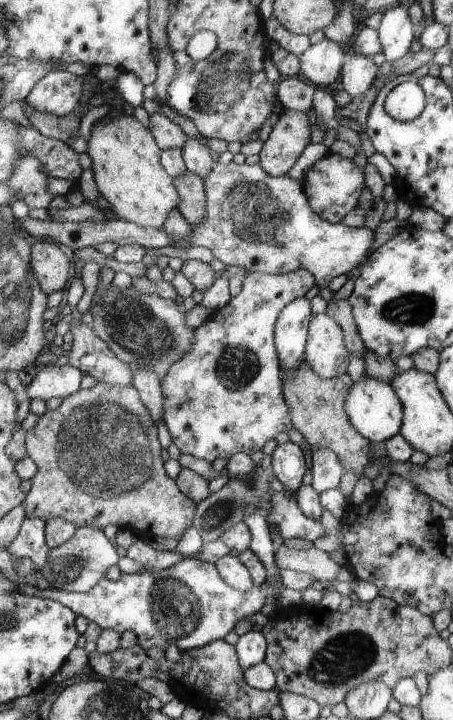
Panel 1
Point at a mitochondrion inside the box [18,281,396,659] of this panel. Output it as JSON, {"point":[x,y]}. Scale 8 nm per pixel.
{"point":[103,450]}

